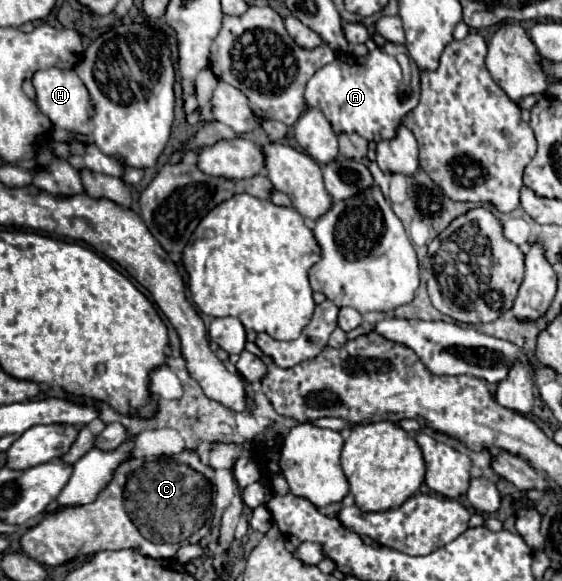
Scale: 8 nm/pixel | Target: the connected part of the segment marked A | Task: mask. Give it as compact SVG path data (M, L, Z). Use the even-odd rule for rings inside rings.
M387 42L381 48L375 48L367 56L361 58L349 58L345 54L339 54L331 64L323 66L305 86L305 102L309 108L319 108L327 120L331 120L331 126L335 128L335 134L351 134L357 132L365 140L391 140L397 136L397 128L403 124L403 118L407 112L411 112L419 104L419 70L415 62L411 62L411 82L403 82L403 72L397 62L397 54L405 54L407 48L399 44Z

